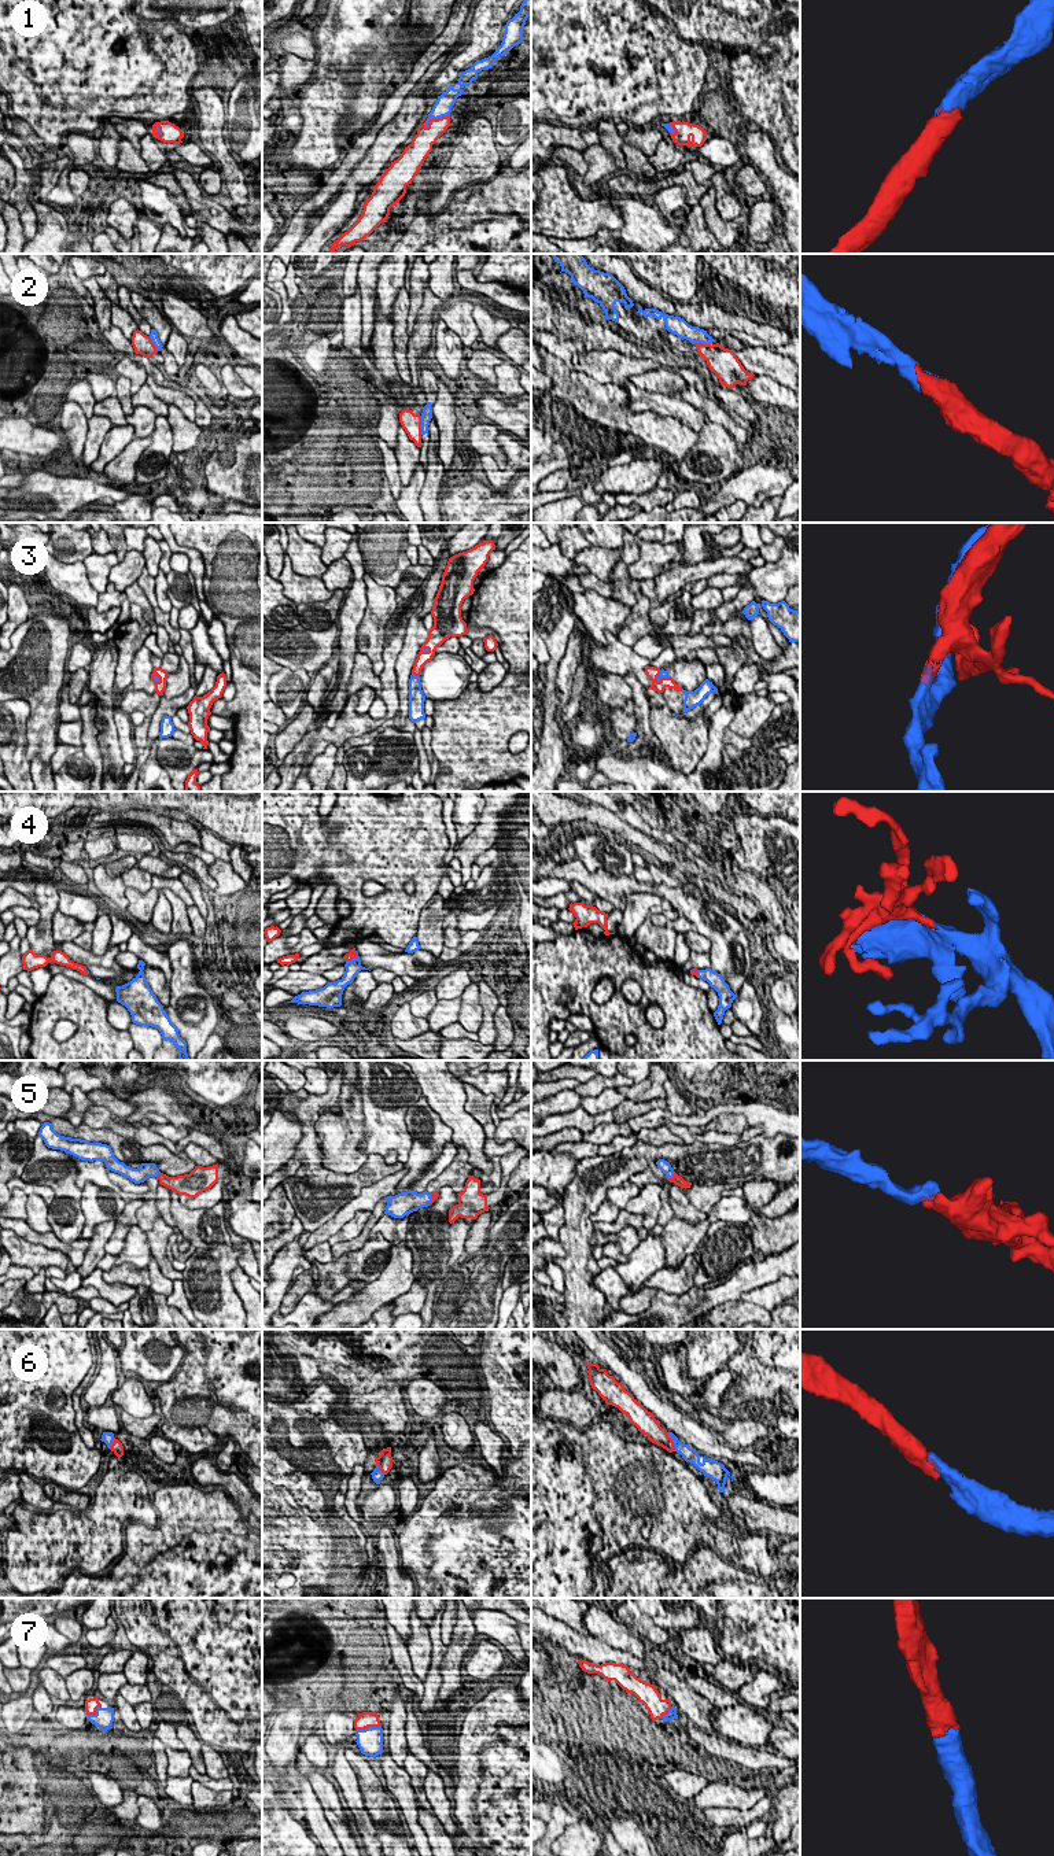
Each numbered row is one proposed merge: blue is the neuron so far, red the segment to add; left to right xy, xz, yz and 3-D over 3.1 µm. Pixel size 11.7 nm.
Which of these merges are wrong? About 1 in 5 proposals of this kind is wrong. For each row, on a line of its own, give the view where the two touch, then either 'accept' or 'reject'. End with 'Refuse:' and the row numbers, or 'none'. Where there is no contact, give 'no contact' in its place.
1: contact in xz; accept
2: contact in xz; reject
3: contact in xz; accept
4: contact in xz; accept
5: contact in yz; accept
6: contact in yz; accept
7: contact in xz; accept
Refuse: 2

